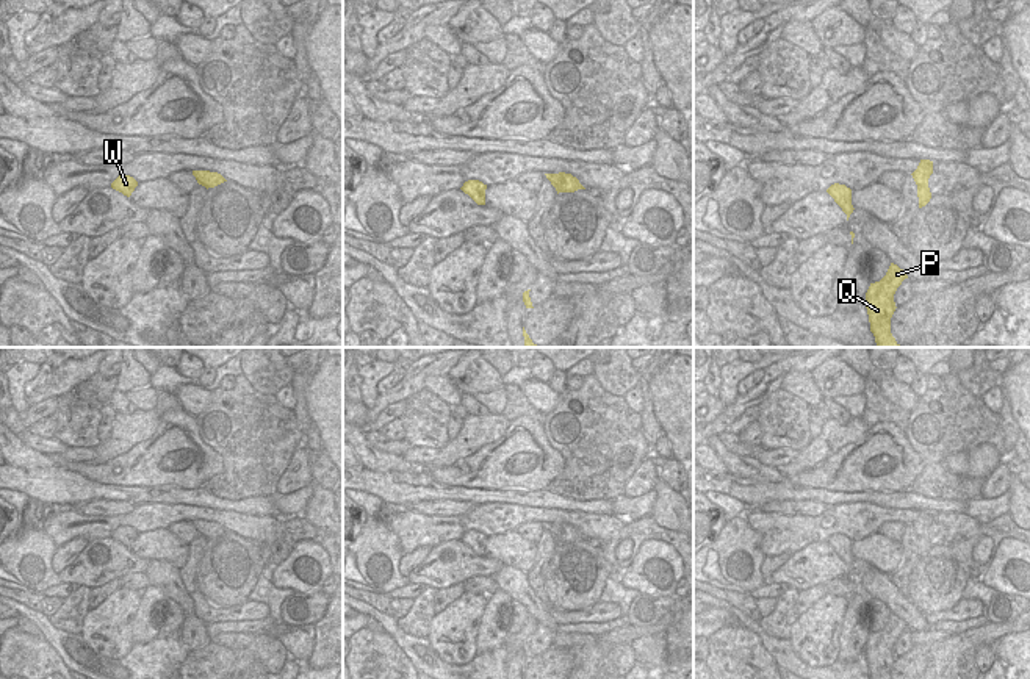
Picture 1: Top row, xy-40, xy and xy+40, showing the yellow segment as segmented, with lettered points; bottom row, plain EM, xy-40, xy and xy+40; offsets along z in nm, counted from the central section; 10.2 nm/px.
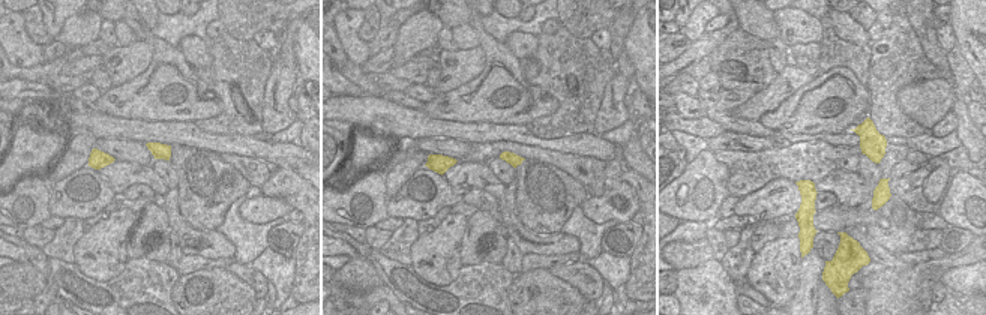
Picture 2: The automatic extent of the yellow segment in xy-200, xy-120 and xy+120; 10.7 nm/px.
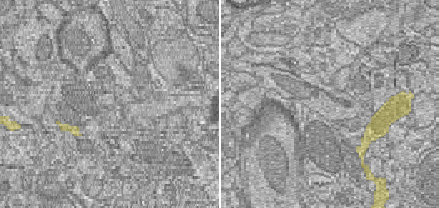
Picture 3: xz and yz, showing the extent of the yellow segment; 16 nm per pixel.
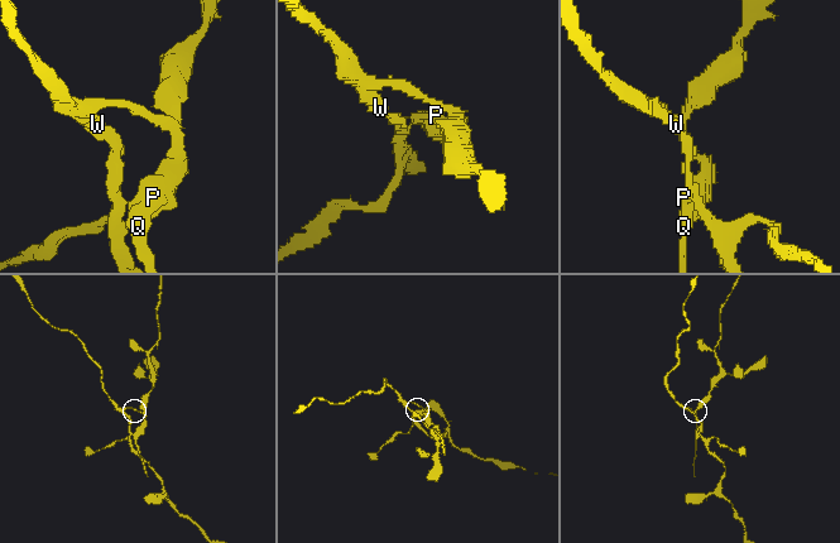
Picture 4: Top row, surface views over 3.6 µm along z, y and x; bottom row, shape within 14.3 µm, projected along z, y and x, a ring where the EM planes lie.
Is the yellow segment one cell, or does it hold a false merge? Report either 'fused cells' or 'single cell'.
fused cells

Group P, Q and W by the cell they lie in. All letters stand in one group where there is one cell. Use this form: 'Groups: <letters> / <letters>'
Groups: P Q / W

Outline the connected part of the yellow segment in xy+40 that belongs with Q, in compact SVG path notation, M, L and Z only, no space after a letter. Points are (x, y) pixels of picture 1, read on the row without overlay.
M891 613L886 626L880 632L870 634L866 643L870 679L891 679L891 668L897 659L894 645L905 629L908 629L906 623Z

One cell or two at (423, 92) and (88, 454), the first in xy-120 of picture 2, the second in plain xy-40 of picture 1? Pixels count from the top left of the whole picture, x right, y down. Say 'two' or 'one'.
one

